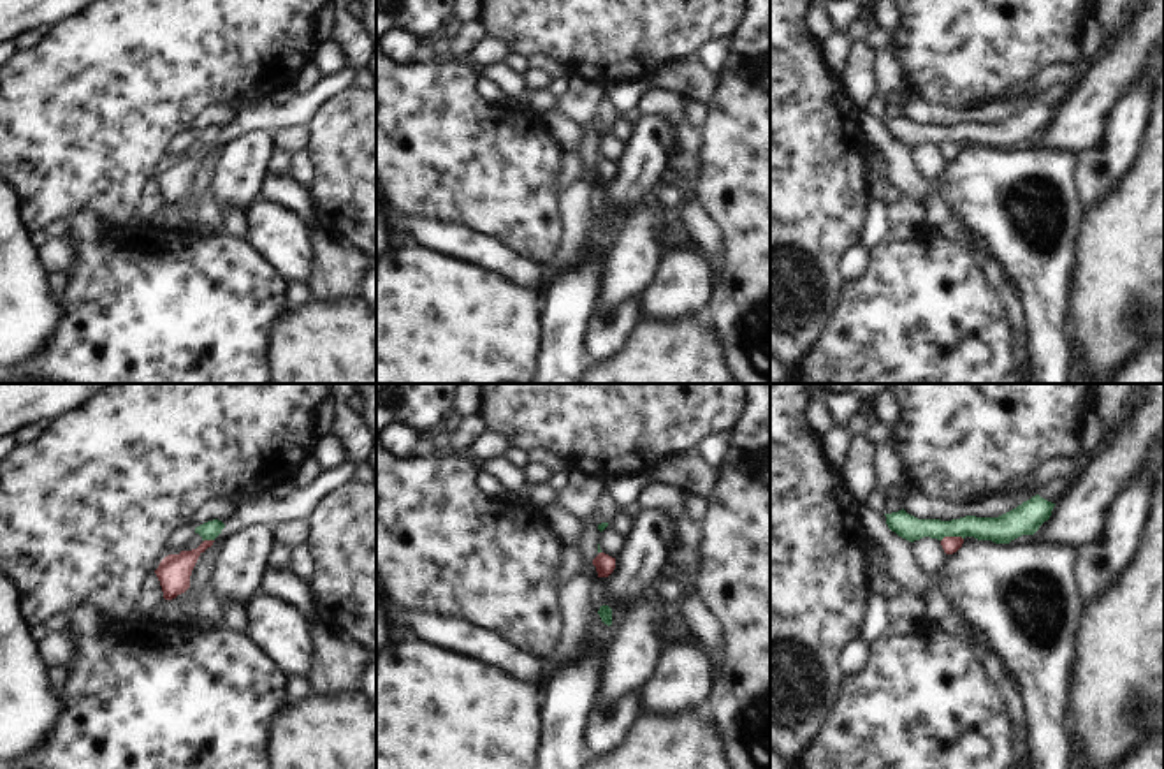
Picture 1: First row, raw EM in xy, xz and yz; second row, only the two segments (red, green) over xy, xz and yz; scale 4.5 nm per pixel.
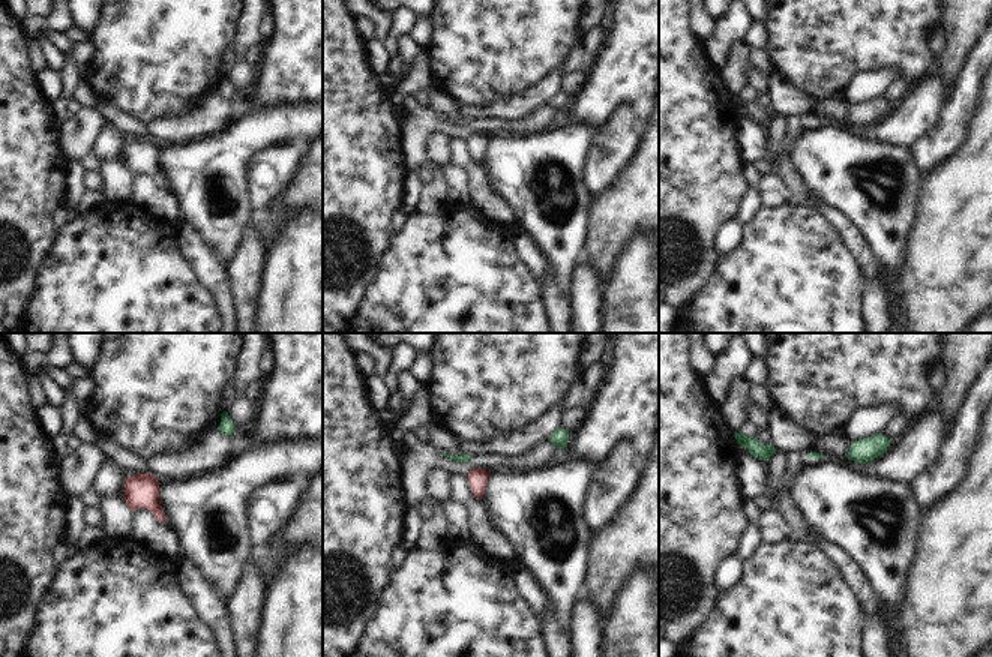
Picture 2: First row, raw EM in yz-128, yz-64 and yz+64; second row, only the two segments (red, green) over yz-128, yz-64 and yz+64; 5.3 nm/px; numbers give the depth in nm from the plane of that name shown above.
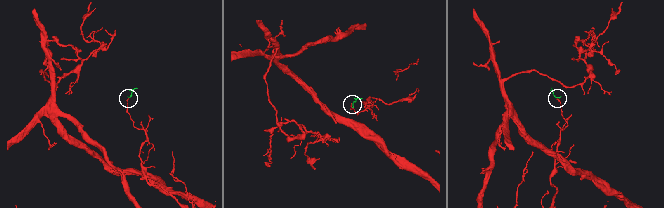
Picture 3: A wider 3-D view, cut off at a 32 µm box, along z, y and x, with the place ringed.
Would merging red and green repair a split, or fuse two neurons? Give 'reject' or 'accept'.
reject

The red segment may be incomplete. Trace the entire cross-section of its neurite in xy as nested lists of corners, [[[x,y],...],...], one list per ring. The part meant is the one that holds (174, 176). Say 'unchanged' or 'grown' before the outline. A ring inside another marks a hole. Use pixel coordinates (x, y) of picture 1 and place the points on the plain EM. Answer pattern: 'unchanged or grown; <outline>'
unchanged; [[[204,146],[197,155],[181,157],[165,162],[155,176],[165,206],[172,206],[190,194],[190,181],[199,162],[213,151],[215,146]]]

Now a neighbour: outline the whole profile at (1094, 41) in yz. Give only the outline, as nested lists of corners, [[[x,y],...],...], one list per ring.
[[[1090,18],[1083,28],[1083,56],[1094,62],[1106,48],[1108,39],[1097,18]]]

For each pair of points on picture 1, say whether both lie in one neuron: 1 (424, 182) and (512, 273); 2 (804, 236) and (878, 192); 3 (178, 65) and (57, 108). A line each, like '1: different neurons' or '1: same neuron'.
1: different neurons
2: different neurons
3: same neuron

